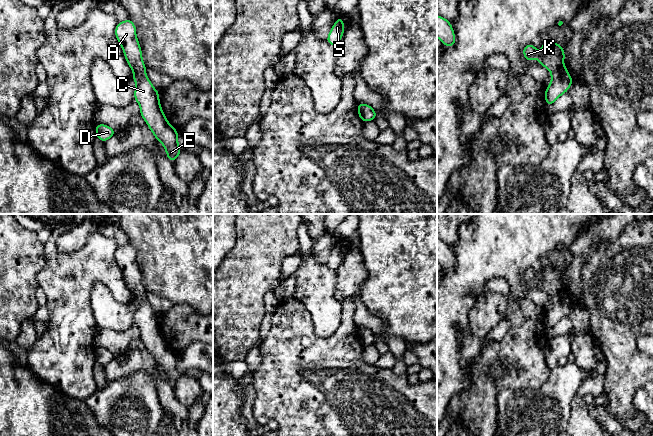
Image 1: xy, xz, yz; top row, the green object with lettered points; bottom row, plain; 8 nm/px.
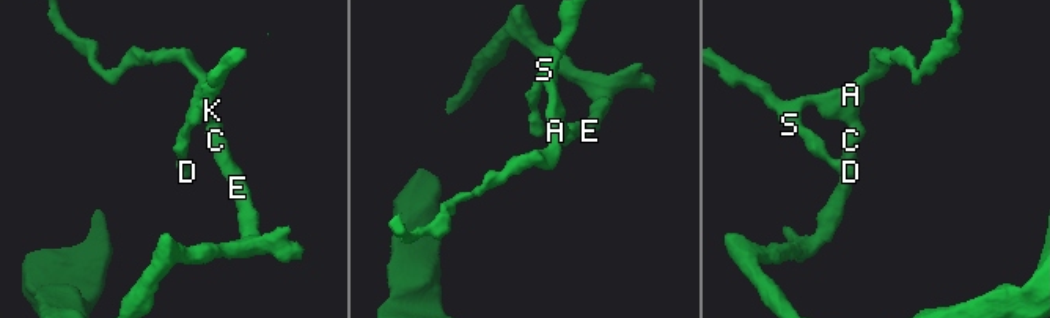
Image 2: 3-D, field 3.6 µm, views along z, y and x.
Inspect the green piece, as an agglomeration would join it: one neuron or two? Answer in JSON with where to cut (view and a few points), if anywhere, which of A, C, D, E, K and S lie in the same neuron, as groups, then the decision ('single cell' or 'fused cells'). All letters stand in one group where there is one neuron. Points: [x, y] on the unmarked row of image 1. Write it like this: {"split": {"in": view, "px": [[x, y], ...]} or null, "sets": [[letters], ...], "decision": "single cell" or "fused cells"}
{"split": null, "sets": [["A", "C", "D", "E", "K", "S"]], "decision": "single cell"}

